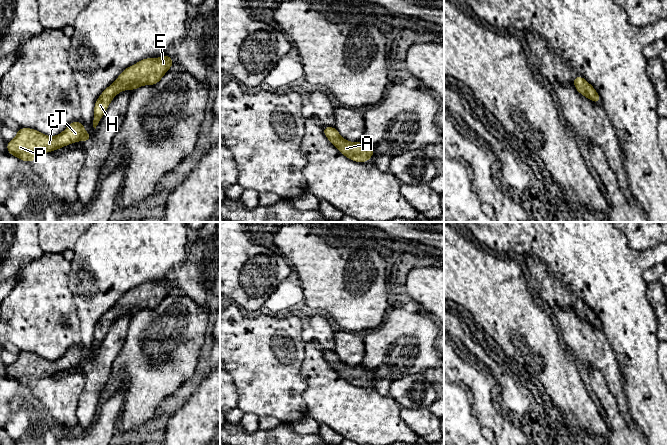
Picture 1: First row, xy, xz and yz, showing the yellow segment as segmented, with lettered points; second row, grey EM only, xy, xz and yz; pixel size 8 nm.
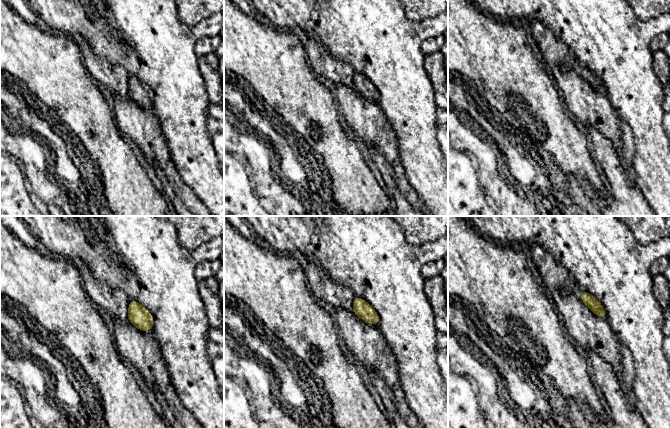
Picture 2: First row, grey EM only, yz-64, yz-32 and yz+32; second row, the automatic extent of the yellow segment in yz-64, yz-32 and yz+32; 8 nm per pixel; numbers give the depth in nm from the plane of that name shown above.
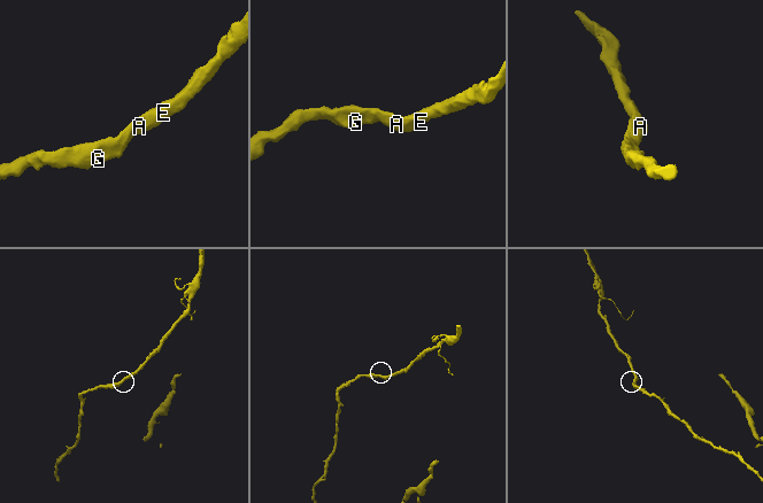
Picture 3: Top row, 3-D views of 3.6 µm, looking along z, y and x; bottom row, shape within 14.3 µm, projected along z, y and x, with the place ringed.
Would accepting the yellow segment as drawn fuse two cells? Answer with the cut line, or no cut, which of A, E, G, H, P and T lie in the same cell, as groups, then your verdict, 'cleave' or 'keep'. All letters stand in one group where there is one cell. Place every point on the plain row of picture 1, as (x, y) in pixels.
no cut | A E G H P T | keep

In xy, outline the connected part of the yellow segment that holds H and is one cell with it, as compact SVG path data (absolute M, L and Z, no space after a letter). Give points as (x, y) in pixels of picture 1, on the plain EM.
M165 278L156 283L146 282L140 284L135 289L129 290L122 295L116 305L107 311L96 324L93 351L96 353L110 326L119 316L127 313L133 315L143 309L155 309L173 289L175 287L170 280Z

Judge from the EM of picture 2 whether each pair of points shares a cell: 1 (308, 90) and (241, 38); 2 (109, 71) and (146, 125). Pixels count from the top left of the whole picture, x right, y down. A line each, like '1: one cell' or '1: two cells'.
1: one cell
2: two cells

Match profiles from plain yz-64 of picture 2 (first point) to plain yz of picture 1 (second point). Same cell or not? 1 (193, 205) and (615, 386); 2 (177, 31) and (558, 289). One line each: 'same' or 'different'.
1: same
2: different

